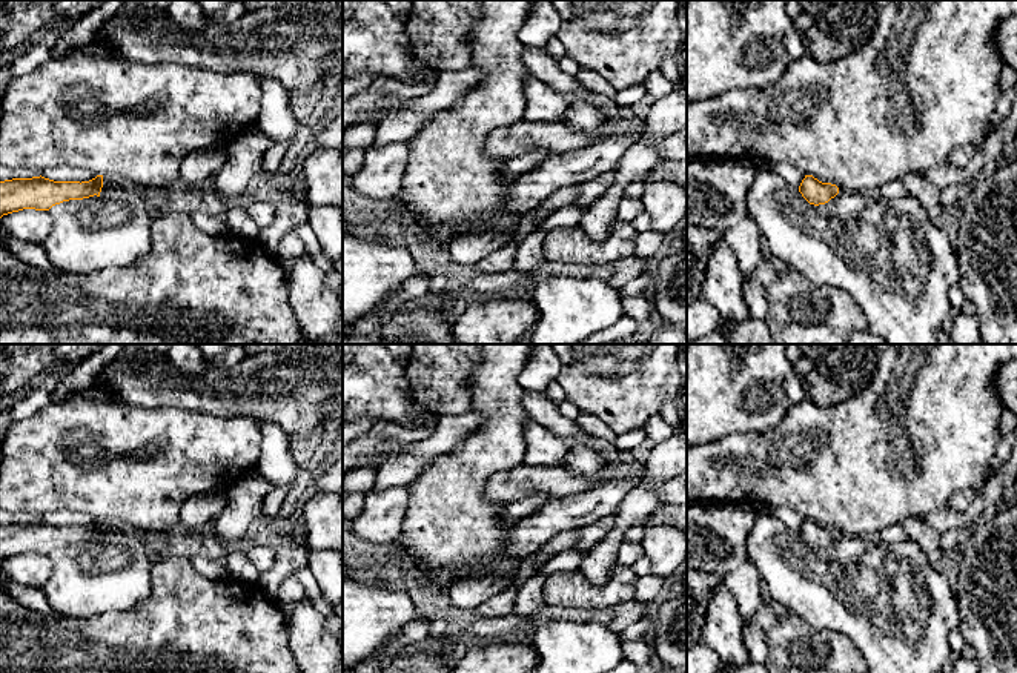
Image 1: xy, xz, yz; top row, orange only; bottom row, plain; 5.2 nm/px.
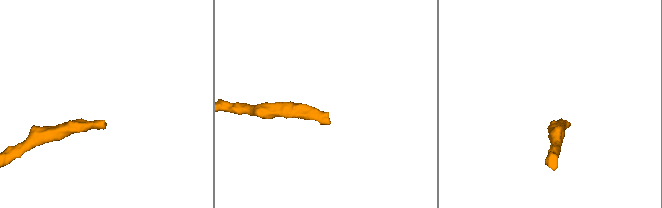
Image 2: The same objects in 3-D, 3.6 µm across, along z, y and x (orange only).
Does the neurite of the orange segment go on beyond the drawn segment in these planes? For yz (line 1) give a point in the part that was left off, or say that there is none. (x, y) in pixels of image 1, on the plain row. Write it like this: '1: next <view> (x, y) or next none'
1: next none

